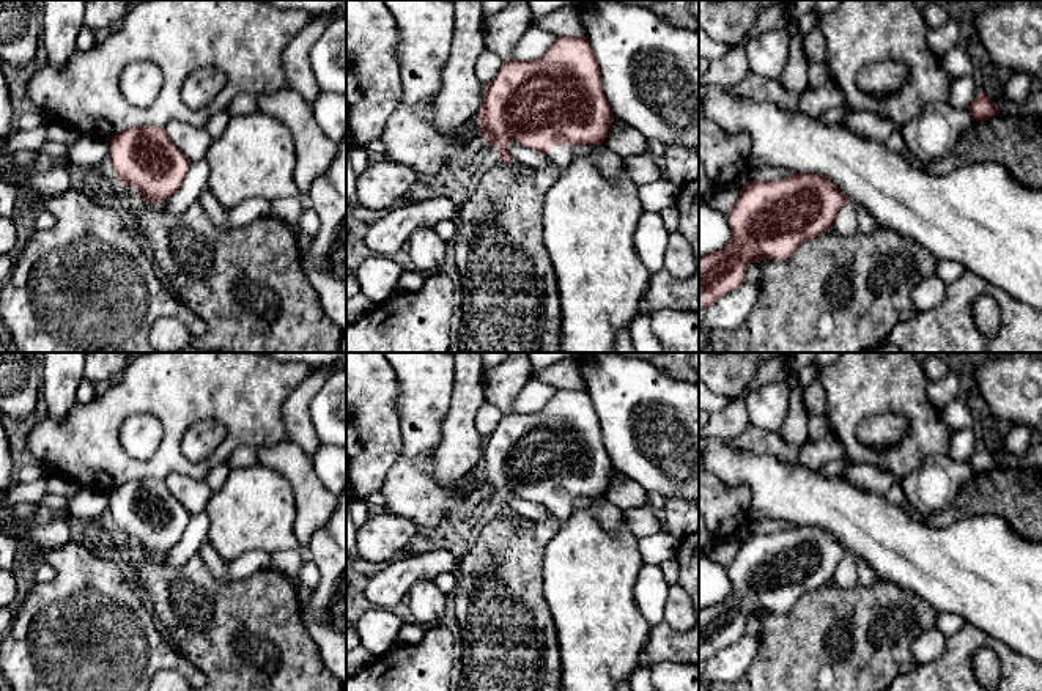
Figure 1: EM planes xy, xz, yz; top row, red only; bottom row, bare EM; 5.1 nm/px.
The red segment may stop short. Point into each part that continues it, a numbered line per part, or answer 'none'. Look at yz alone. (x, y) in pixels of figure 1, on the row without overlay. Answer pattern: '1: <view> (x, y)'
none

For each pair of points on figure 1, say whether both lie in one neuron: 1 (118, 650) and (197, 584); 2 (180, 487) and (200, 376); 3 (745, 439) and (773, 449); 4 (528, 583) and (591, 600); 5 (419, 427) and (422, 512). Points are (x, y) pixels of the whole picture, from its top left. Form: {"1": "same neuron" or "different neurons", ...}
{"1": "different neurons", "2": "different neurons", "3": "same neuron", "4": "different neurons", "5": "same neuron"}

